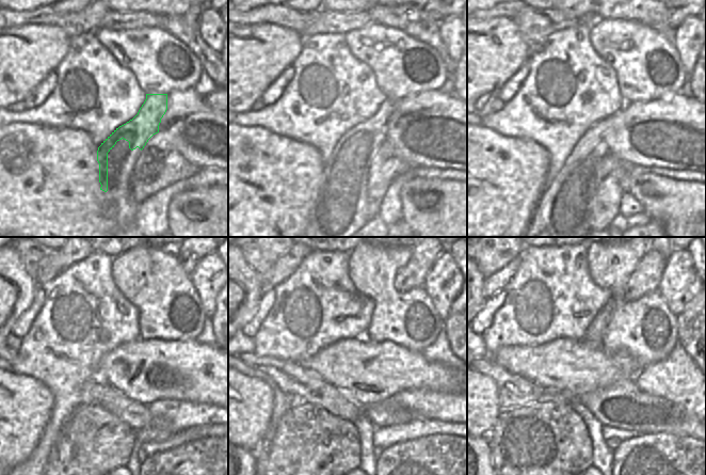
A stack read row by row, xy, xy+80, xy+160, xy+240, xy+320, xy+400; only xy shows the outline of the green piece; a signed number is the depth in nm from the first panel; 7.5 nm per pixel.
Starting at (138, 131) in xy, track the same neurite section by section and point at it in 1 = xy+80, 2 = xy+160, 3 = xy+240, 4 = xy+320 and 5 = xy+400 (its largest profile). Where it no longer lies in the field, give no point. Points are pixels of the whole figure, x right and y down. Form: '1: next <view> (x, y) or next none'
1: next xy+80 (373, 130)
2: next xy+160 (573, 168)
3: next xy+240 (97, 420)
4: next xy+320 (332, 422)
5: next xy+400 (576, 422)

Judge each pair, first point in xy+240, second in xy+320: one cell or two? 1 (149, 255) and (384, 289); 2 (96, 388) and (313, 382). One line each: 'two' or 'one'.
1: one
2: one

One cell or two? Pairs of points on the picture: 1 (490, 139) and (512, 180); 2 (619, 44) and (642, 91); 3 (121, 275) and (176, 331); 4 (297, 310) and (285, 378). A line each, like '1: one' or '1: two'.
1: one
2: one
3: one
4: two

